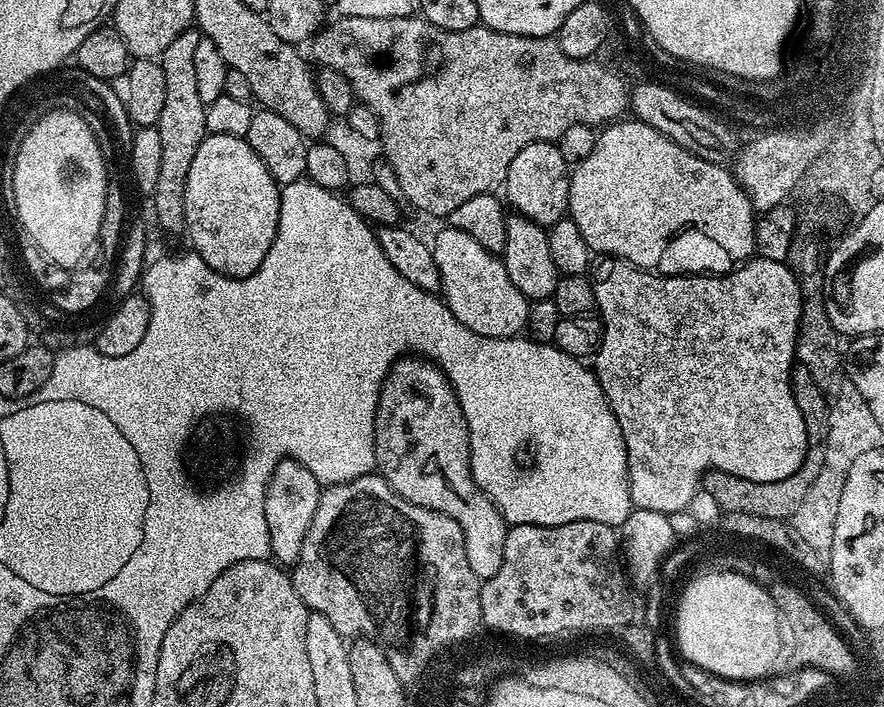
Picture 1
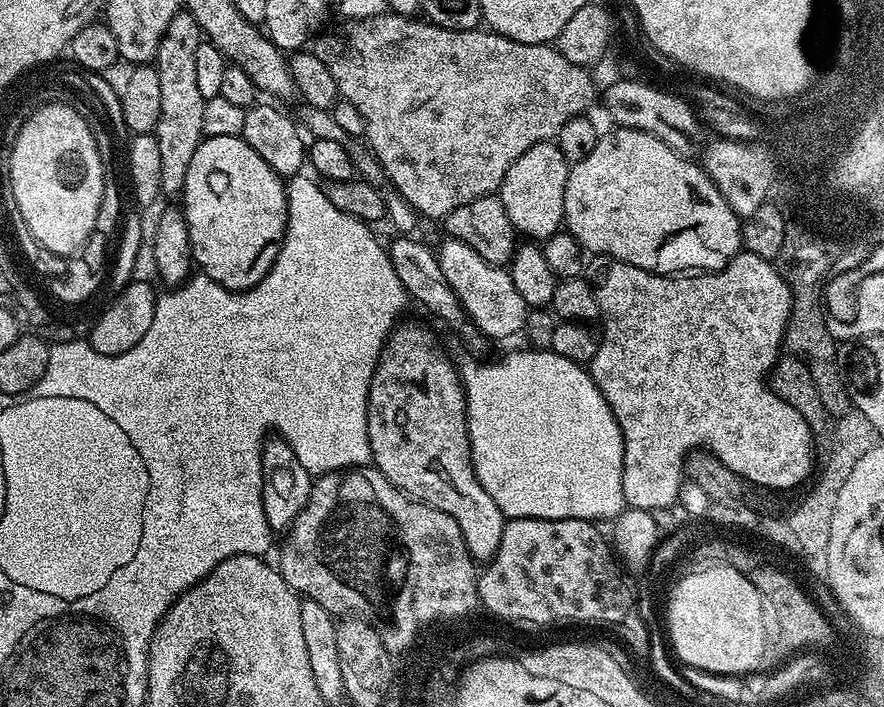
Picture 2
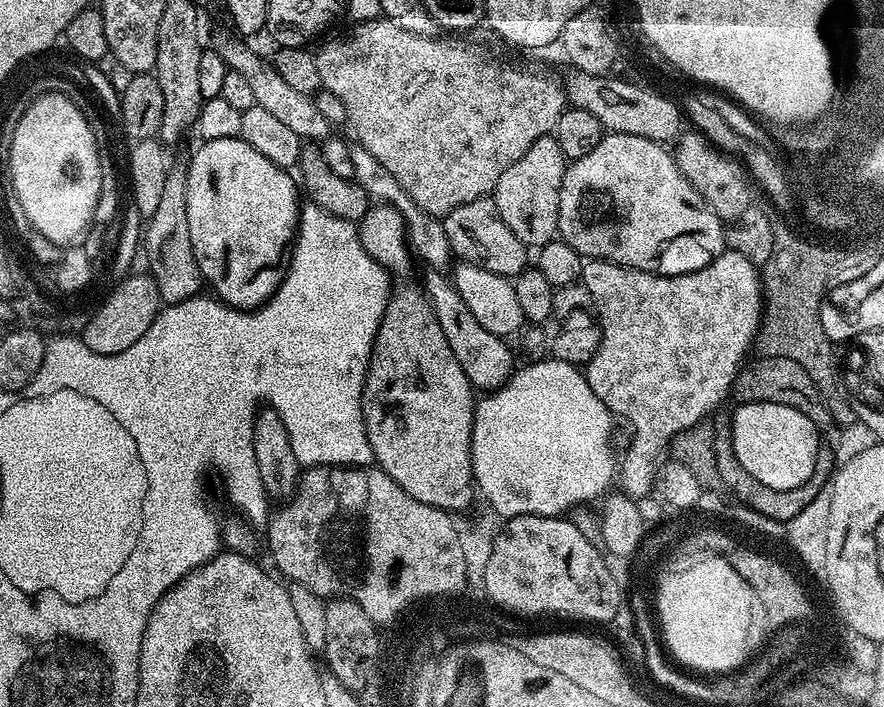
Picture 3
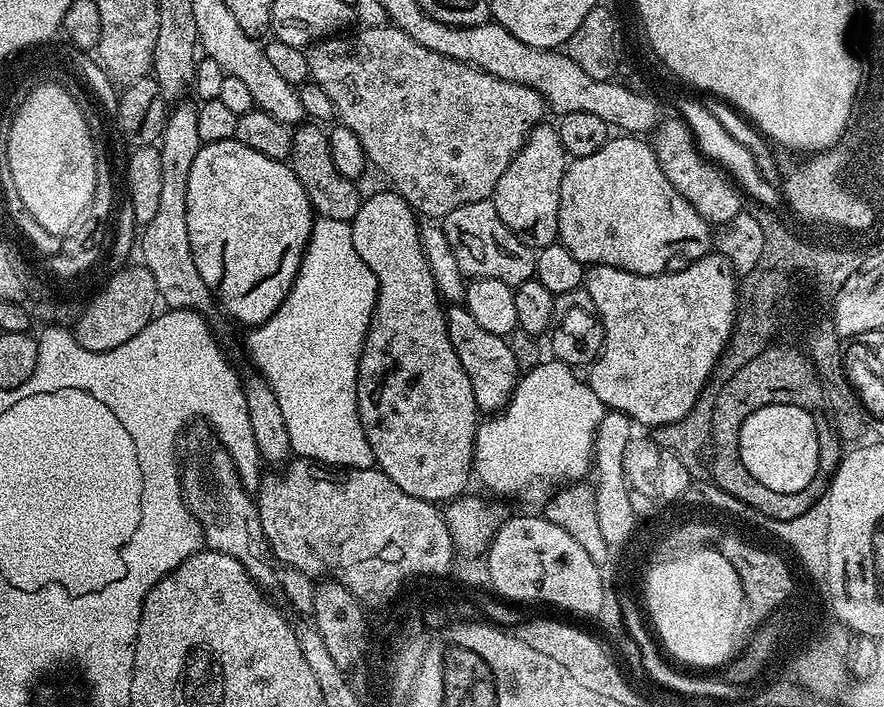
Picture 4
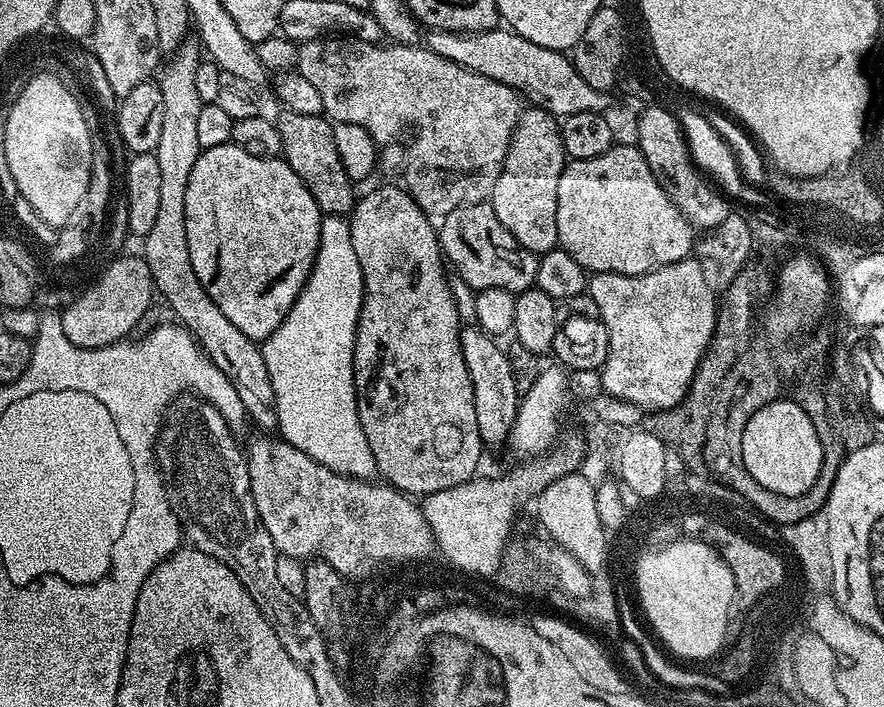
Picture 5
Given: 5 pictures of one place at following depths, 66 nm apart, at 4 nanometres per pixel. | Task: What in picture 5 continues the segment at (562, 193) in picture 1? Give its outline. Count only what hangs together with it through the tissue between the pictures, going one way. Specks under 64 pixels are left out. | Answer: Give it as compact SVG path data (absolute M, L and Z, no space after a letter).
M535 106L521 111L490 203L494 214L498 214L498 222L502 222L502 226L506 226L526 250L543 254L557 247L558 178L562 178L565 163L560 120Z

